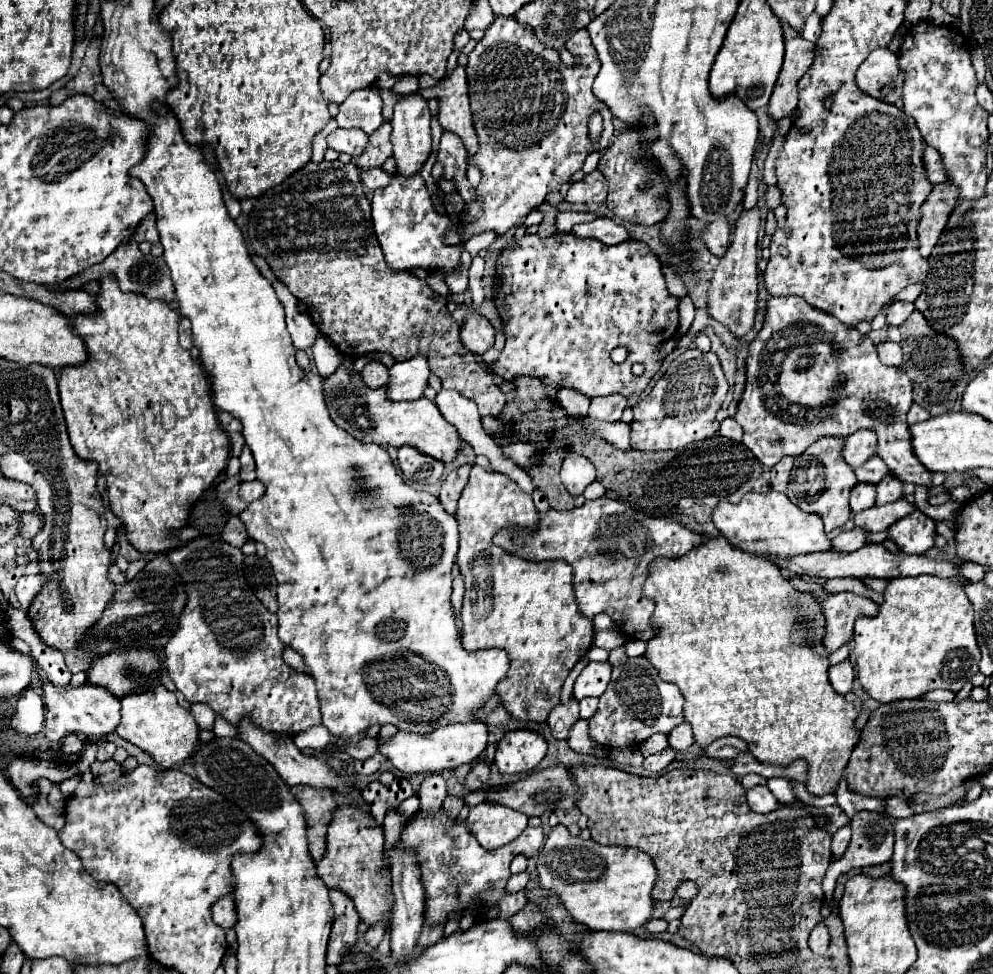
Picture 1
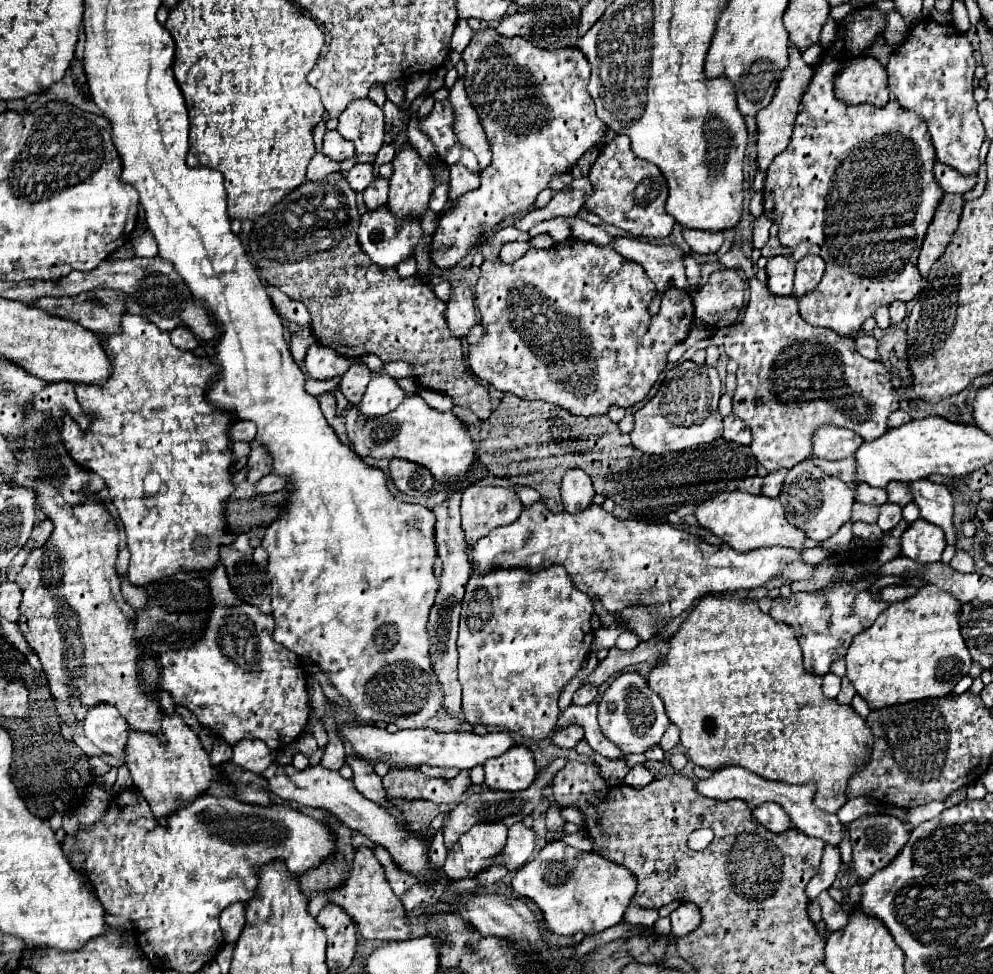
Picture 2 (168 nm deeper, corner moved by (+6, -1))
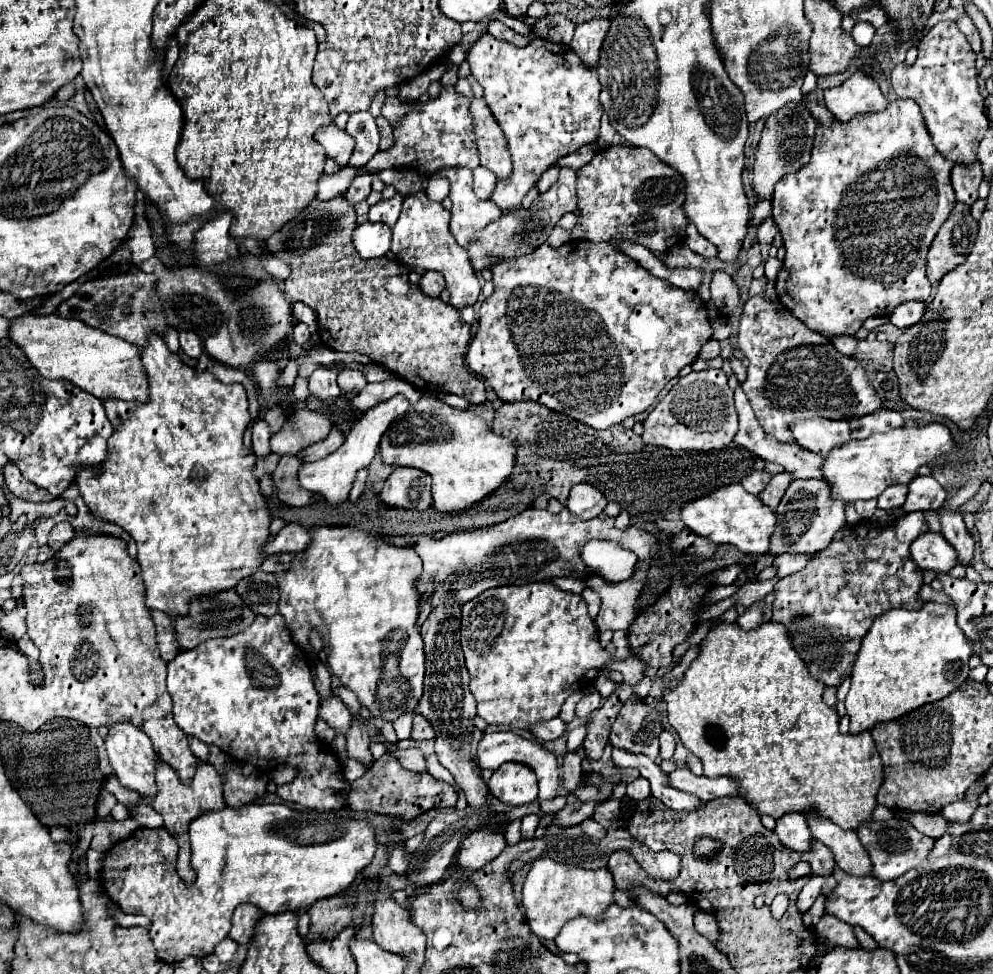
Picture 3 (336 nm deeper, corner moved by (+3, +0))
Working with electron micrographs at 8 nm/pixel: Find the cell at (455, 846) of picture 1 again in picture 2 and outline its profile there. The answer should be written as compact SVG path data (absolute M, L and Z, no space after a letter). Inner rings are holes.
M521 822L509 828L509 842L503 848L503 852L493 860L507 864L509 870L519 870L525 862L531 860L535 848L535 832L531 828L525 828Z

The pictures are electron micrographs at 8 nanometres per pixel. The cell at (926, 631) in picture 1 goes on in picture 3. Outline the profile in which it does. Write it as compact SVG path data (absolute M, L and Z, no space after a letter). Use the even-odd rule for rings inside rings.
M924 603L924 607L918 611L890 609L882 613L878 619L874 619L870 631L864 635L850 673L852 685L844 701L850 715L850 733L872 729L880 721L898 719L898 715L918 709L924 703L944 699L968 679L970 655L972 647L956 623L956 607L952 607L952 603Z

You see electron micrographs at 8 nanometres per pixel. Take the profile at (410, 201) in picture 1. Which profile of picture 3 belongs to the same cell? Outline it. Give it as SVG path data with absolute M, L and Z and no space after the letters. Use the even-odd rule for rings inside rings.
M366 221L354 231L354 247L362 259L384 257L390 251L390 239L392 227L386 227L386 223Z

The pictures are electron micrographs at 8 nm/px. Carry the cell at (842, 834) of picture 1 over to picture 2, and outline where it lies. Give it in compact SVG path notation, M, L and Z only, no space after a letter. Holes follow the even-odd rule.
M827 846L825 848L825 854L823 854L823 860L821 860L821 868L819 872L809 880L807 884L807 898L809 900L815 900L823 890L827 890L833 882L835 882L835 876L839 872L839 866L841 866L841 856L839 856L839 850L833 848L833 846Z

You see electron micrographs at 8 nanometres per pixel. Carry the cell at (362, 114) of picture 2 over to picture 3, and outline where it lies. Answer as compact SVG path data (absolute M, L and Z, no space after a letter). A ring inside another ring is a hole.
M370 111L352 113L346 125L346 133L356 141L356 147L348 165L364 167L366 161L378 151L378 141L380 141L378 127L372 113Z

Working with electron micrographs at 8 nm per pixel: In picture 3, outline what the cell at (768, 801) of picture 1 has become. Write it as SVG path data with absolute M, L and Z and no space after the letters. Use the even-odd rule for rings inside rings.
M786 813L782 819L776 819L774 833L786 847L794 851L806 851L810 847L812 835L802 813Z

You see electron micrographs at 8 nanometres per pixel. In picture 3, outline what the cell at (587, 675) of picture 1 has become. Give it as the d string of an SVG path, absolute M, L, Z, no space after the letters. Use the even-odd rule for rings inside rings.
M598 691L588 693L588 695L584 695L584 697L578 701L578 705L576 705L576 715L578 715L578 717L590 717L590 715L600 707L600 703L602 703L602 695L600 695Z

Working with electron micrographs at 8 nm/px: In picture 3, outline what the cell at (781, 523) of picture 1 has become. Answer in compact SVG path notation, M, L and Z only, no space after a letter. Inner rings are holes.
M740 483L720 487L718 491L684 505L682 521L696 535L710 537L714 543L732 543L748 555L764 555L770 547L770 535L776 529L776 513L756 495L748 493Z

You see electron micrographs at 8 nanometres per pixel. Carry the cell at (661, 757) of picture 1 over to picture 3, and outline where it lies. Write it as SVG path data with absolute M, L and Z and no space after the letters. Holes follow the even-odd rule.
M642 777L634 779L634 781L628 785L626 795L628 795L630 799L634 799L634 801L640 801L640 799L650 797L650 783L648 783L648 779L642 779Z

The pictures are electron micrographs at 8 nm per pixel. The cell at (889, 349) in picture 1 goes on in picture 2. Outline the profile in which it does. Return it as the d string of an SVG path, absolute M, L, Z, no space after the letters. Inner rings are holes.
M857 336L855 350L869 360L877 360L877 340L873 336Z

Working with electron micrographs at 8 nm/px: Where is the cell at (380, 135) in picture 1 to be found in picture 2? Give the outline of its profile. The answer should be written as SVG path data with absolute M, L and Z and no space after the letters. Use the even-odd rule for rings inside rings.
M357 164L347 172L347 182L355 192L363 192L373 180L373 166L371 164Z

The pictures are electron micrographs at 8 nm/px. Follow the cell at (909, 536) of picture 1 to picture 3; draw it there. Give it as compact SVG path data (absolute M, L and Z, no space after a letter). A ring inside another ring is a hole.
M932 531L914 539L910 545L910 555L920 569L930 569L936 573L948 573L958 563L954 547L950 547L950 543L946 543L940 533Z

